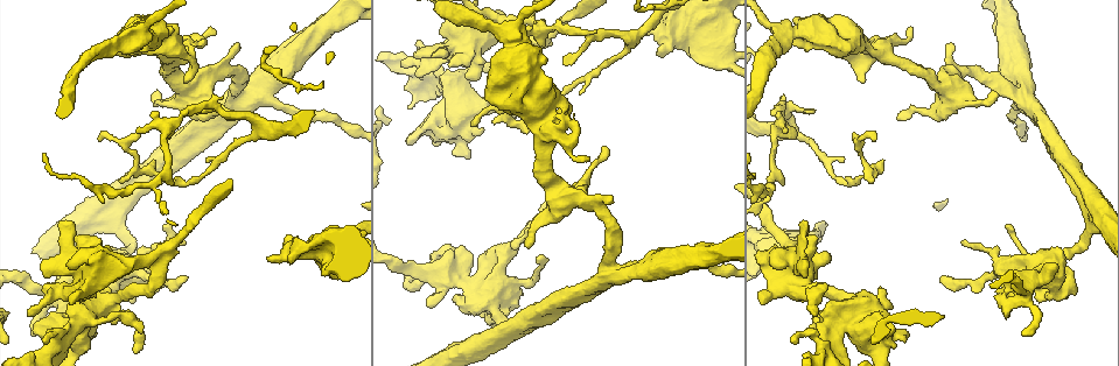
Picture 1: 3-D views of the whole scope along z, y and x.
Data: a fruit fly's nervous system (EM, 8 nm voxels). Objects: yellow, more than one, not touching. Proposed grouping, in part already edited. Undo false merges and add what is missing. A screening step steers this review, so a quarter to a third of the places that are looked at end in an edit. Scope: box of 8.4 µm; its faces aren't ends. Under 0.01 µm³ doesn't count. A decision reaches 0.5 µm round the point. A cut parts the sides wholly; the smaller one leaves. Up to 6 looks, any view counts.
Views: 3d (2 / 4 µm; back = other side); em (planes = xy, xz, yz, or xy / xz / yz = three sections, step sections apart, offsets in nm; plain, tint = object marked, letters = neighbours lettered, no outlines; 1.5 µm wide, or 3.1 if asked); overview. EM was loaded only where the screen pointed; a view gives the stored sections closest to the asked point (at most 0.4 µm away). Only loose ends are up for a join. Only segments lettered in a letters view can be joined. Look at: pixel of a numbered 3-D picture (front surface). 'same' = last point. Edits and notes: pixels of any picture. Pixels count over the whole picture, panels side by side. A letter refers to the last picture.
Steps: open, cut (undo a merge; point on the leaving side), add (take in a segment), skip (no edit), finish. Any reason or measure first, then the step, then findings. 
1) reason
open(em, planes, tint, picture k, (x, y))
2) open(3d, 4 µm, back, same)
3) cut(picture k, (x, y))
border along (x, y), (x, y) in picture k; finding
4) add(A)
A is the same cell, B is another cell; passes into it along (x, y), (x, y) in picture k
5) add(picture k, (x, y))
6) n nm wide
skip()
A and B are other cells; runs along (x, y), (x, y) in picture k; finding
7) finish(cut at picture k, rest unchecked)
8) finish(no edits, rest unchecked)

tapers out
open(3d, 4 µm, picture 1, (188, 276))

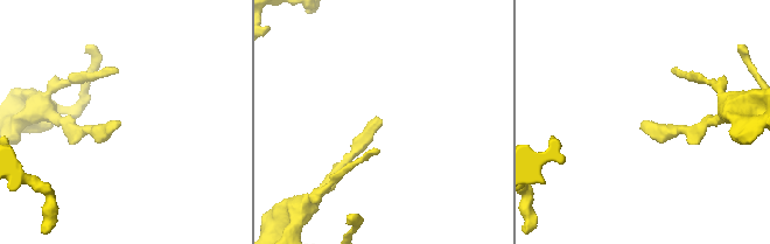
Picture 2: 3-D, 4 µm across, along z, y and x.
now the EM
open(em, planes, letters, picture 2, (643, 123))

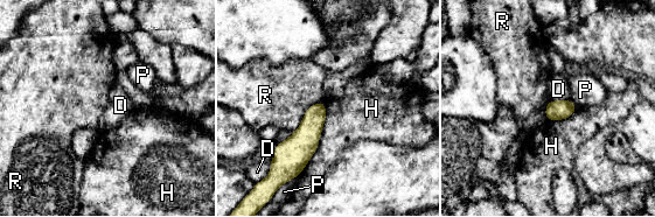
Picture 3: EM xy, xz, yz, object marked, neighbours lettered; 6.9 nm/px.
H touches over 550 nm
skip()
D, H, P and R are other cells; border along (568, 98), (548, 102) in picture 3; none of them fits

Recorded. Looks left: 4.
thick turns thin
open(3d, 4 µm, picture 1, (610, 271))

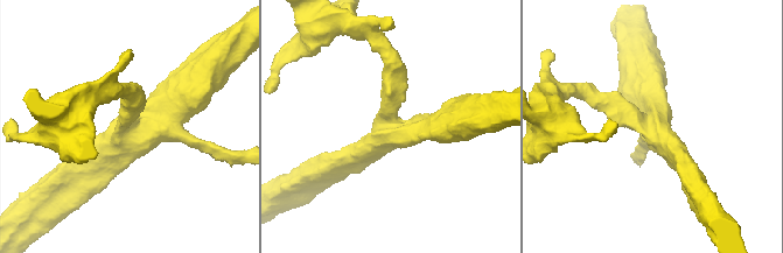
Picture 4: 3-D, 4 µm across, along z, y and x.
4 arms
open(em, xz, step 8, tint, picture 4, (656, 128))

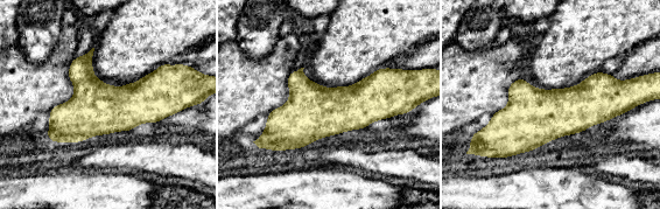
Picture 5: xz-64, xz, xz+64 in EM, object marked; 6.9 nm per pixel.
open(em, planes, letters, same)

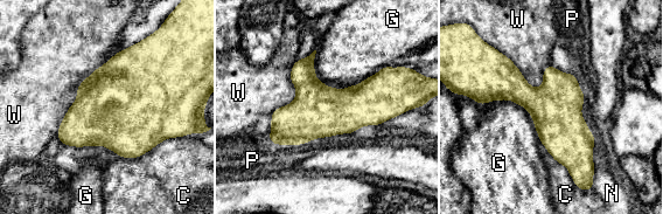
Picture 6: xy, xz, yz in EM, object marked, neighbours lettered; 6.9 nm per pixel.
360 nm wide
skip()
C, G, N, P and W are other cells; runs along (482, 95), (521, 91), (591, 165) in picture 6; continuous, no second cell

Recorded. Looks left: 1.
finish(no edits, rest unchecked)

